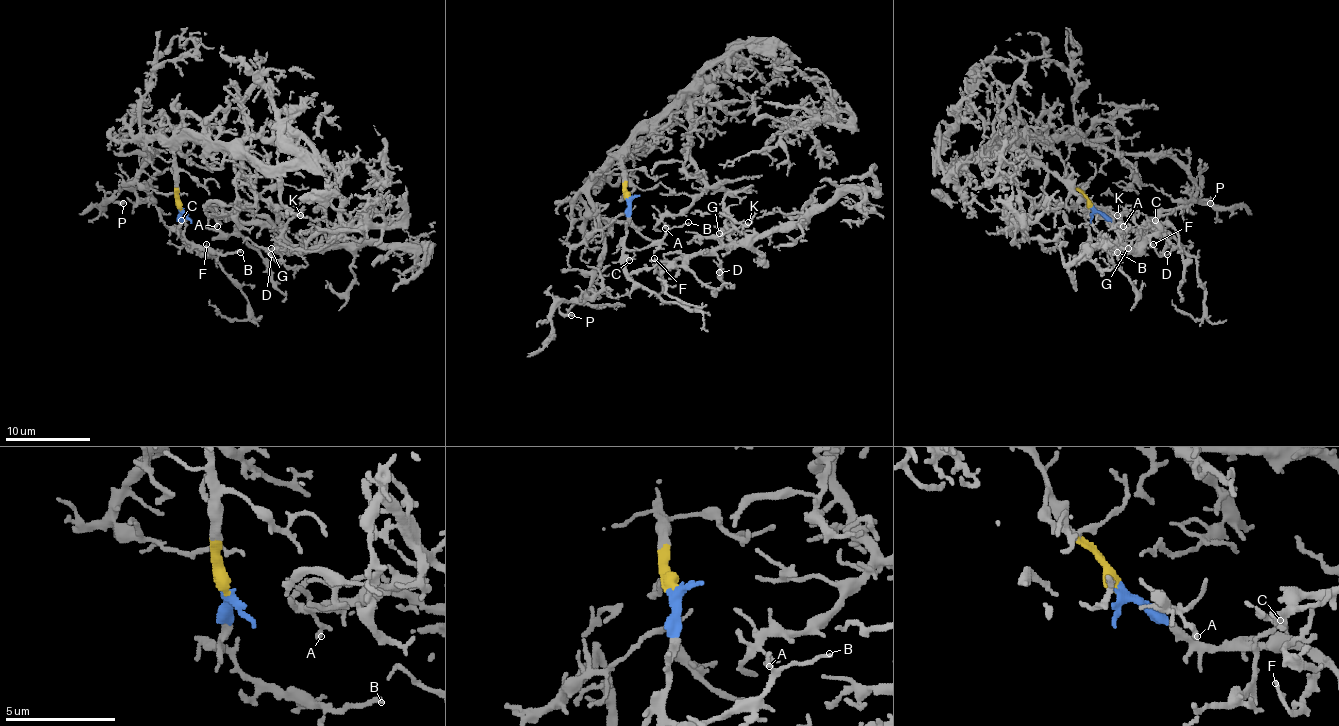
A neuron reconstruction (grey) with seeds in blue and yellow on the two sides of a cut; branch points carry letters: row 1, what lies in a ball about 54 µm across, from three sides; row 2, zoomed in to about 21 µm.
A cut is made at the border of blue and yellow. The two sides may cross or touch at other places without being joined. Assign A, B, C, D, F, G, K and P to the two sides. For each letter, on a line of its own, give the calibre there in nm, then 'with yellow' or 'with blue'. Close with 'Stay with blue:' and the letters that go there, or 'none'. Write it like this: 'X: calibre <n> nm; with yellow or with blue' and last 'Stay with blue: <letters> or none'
A: calibre 240 nm; with yellow
B: calibre 170 nm; with blue
C: calibre 200 nm; with blue
D: calibre 190 nm; with yellow
F: calibre 200 nm; with blue
G: calibre 200 nm; with yellow
K: calibre 170 nm; with yellow
P: calibre 320 nm; with yellow
Stay with blue: B, C, F

